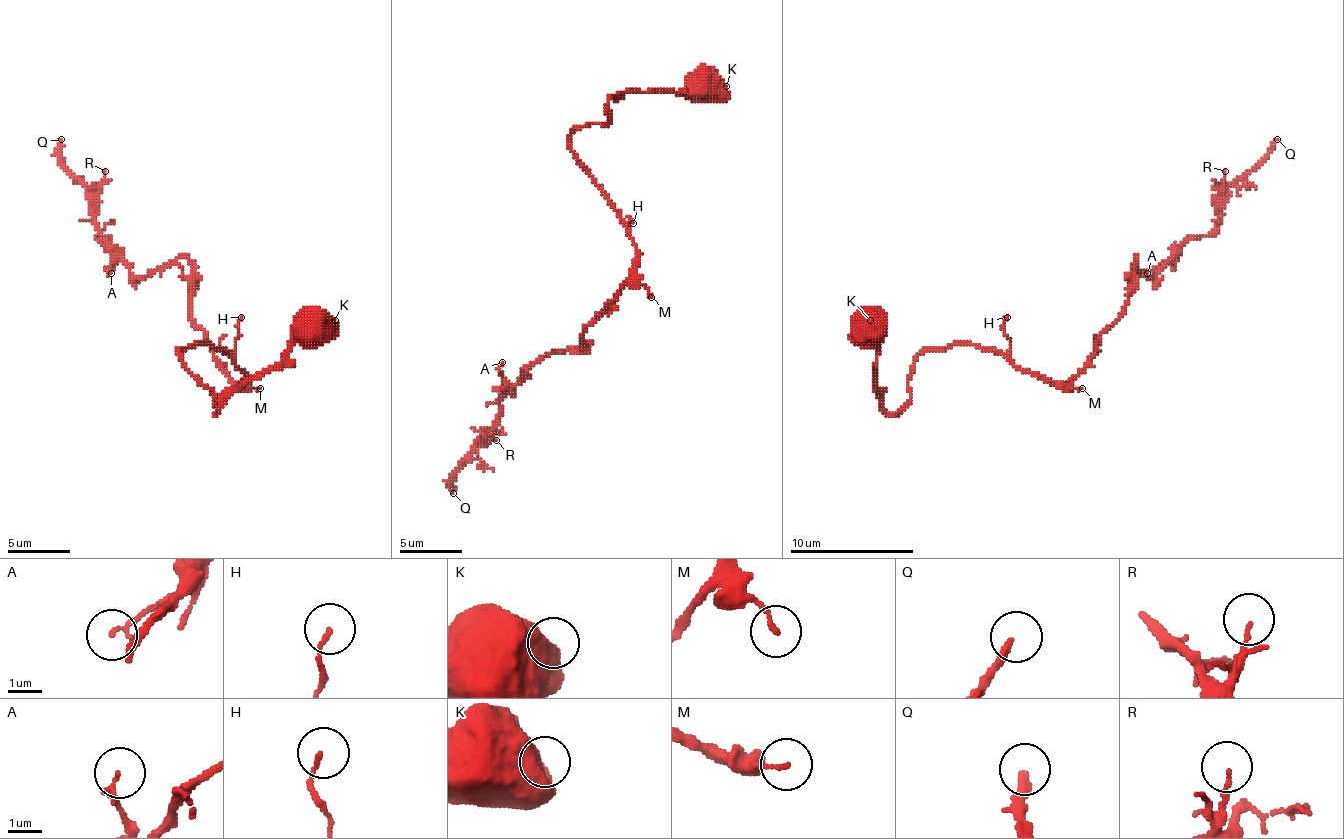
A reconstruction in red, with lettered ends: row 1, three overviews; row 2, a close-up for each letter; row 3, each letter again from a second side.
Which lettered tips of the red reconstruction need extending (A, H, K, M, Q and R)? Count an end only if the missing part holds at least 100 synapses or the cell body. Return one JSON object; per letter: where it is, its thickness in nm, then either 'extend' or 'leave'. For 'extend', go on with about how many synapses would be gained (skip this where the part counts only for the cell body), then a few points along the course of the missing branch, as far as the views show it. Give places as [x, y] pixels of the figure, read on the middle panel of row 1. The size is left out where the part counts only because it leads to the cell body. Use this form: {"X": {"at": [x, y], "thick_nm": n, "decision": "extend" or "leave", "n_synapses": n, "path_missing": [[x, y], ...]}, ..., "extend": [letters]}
{"A": {"at": [502, 362], "thick_nm": 130, "decision": "leave"}, "H": {"at": [633, 223], "thick_nm": 110, "decision": "leave"}, "K": {"at": [726, 86], "thick_nm": 850, "decision": "leave"}, "M": {"at": [651, 297], "thick_nm": 120, "decision": "leave"}, "Q": {"at": [453, 493], "thick_nm": 260, "decision": "extend", "n_synapses": 200}, "R": {"at": [496, 440], "thick_nm": 100, "decision": "leave"}, "extend": ["Q"]}

